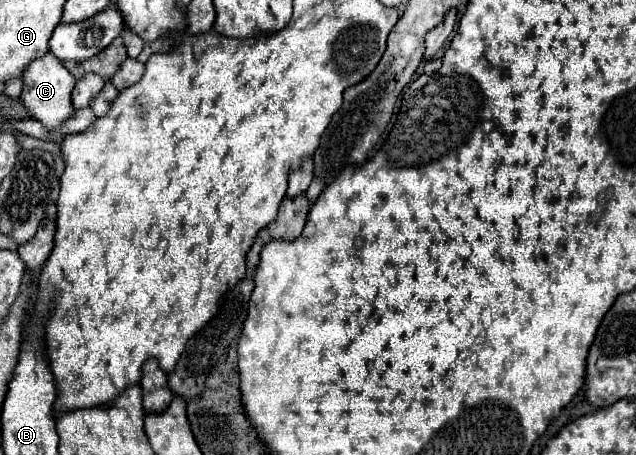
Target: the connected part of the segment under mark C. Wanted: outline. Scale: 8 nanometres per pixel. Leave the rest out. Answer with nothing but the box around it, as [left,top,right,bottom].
[20,53,76,131]

